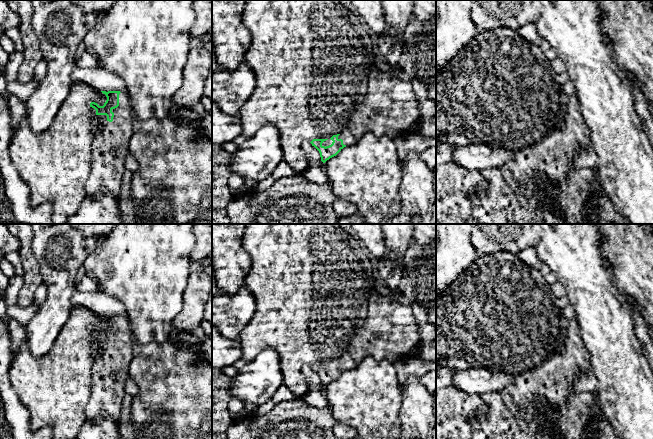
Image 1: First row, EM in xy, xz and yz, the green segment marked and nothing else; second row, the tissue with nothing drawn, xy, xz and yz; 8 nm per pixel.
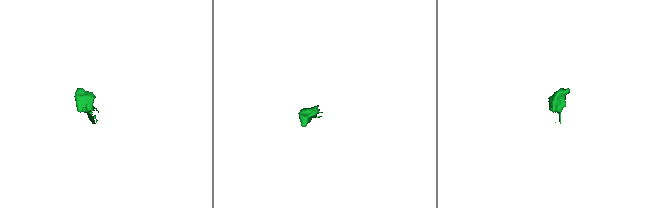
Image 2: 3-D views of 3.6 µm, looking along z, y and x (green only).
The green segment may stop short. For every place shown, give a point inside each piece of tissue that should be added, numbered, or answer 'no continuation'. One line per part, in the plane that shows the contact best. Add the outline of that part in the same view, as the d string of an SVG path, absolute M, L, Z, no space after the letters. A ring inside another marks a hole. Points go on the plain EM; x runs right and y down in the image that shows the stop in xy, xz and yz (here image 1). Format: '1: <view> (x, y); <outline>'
1: xy (111, 369); M126 317L119 318L119 330L112 333L114 337L113 345L107 346L104 352L94 362L94 372L92 375L92 394L85 407L86 420L92 421L98 415L112 416L117 425L119 424L122 402L126 395L124 385L130 377L130 362L132 360L133 337Z

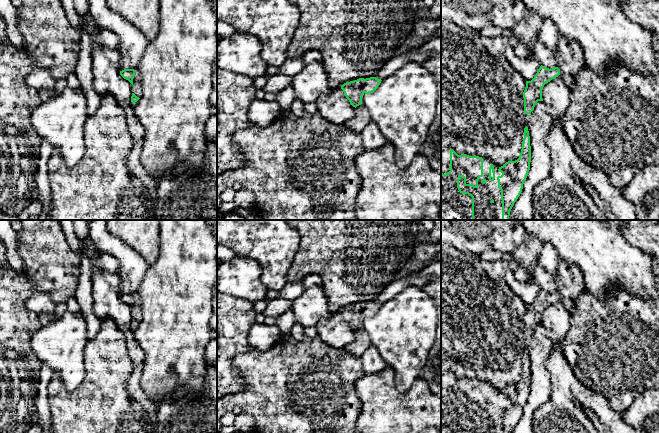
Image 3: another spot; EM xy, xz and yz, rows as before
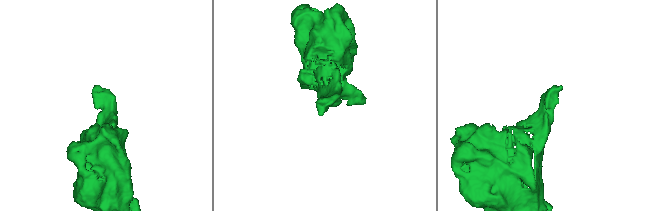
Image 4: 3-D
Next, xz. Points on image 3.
1: xz (361, 343); M361 328L355 332L354 341L344 349L356 357L361 357L363 353L371 346L371 341L366 331Z

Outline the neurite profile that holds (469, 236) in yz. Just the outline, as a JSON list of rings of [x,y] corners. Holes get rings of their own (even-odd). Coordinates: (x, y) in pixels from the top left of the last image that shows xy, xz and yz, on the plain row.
[[[441,220],[441,244],[480,256],[483,252],[497,250],[512,253],[528,241],[530,234],[517,220]]]

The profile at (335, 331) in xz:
[[[341,311],[320,321],[316,329],[321,341],[337,349],[344,349],[354,341],[356,336],[355,331],[350,328]]]

